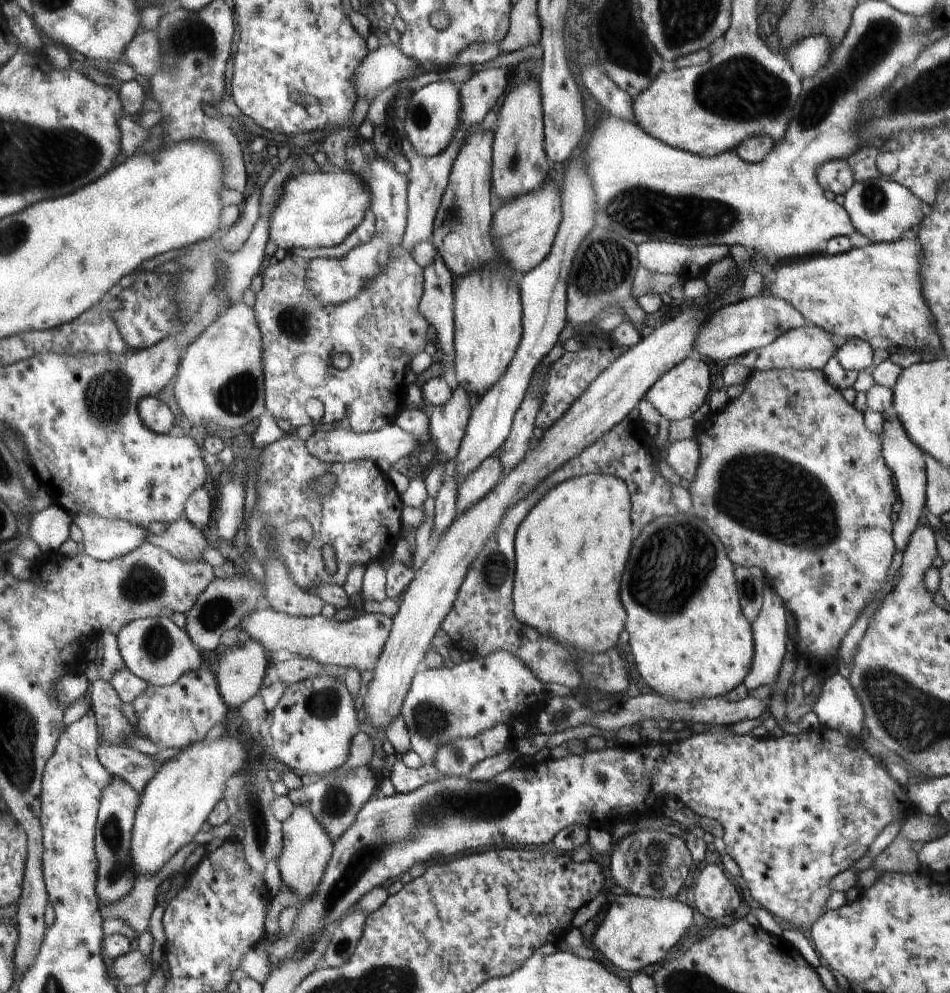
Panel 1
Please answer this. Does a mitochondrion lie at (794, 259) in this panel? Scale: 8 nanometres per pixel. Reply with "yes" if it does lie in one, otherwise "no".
no

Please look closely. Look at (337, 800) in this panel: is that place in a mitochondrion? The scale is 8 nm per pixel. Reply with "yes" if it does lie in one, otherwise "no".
yes

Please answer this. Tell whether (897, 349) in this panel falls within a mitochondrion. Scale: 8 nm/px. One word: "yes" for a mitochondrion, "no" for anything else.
no

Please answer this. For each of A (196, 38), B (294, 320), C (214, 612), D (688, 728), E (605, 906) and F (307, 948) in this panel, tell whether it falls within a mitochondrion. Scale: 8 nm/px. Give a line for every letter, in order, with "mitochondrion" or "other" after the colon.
A: mitochondrion
B: mitochondrion
C: mitochondrion
D: other
E: other
F: other

